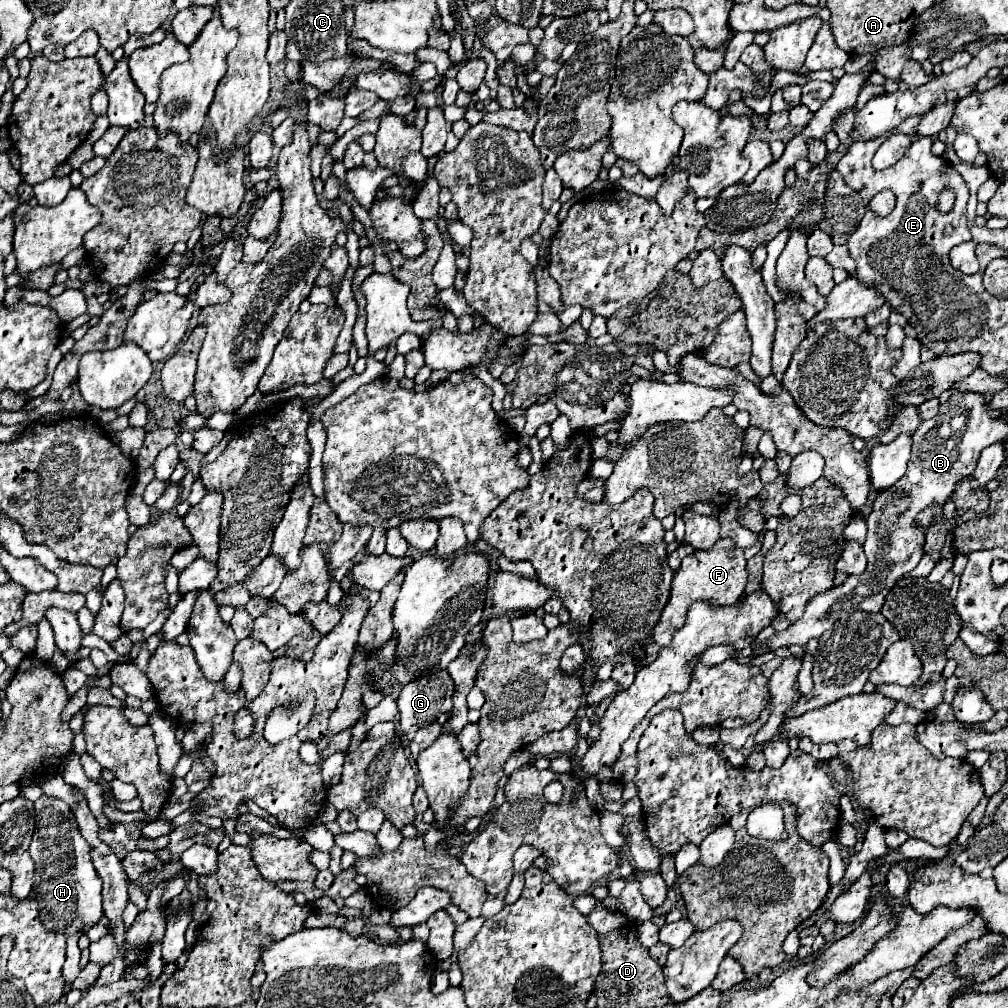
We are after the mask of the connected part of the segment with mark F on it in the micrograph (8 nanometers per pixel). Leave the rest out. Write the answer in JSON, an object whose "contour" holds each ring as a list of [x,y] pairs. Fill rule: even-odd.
{"contour":[[[720,538],[710,550],[698,550],[692,556],[686,556],[682,560],[678,572],[674,574],[670,600],[664,606],[658,624],[640,642],[640,648],[644,652],[644,664],[652,662],[656,658],[656,652],[660,648],[664,648],[664,644],[670,644],[672,634],[676,632],[676,628],[682,628],[682,624],[686,620],[686,612],[694,602],[698,602],[698,600],[712,602],[712,606],[718,606],[718,608],[732,606],[744,592],[746,578],[748,578],[748,572],[746,572],[744,550],[738,550],[728,538]]]}

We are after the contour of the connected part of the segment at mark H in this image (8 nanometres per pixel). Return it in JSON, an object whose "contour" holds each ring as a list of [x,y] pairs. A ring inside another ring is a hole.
{"contour":[[[40,796],[34,802],[36,810],[36,830],[30,844],[32,860],[36,864],[36,886],[34,894],[40,904],[40,916],[52,924],[52,928],[62,930],[72,936],[88,926],[98,924],[104,916],[102,910],[102,880],[90,858],[90,844],[82,838],[70,806],[58,798]]]}

